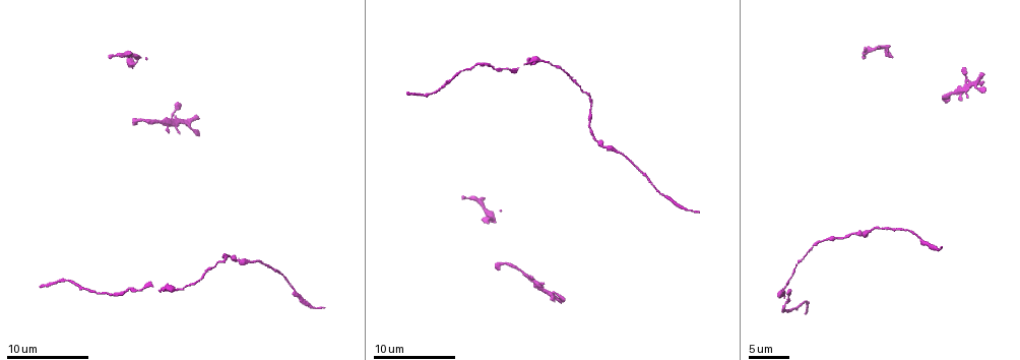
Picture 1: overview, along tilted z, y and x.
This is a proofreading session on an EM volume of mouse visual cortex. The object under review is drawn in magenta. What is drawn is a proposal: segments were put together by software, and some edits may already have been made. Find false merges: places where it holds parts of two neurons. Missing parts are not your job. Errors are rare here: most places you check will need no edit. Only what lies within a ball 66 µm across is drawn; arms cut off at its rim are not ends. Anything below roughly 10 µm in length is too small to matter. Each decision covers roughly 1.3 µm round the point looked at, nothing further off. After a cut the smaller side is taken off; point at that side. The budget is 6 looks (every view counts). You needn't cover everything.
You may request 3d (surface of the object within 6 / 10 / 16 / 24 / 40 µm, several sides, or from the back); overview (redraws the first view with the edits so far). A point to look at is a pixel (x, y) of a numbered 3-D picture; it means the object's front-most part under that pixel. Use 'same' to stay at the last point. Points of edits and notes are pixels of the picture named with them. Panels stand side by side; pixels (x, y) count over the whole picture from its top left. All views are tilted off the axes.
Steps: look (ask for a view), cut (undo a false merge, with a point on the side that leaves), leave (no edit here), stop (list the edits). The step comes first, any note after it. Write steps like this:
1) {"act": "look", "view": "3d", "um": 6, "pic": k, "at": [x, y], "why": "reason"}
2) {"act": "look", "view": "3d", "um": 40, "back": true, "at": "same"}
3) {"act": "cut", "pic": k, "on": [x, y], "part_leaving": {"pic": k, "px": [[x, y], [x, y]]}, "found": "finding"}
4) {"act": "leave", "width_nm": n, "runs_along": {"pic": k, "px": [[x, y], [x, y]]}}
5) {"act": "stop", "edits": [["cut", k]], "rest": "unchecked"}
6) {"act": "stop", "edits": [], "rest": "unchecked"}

{"act": "look", "view": "3d", "um": 6, "pic": 1, "at": [162, 289], "why": "thin neck"}

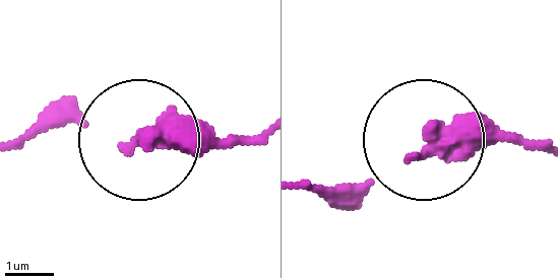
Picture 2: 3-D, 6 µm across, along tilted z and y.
{"act": "look", "view": "3d", "um": 6, "back": true, "pic": 2, "at": [417, 154]}

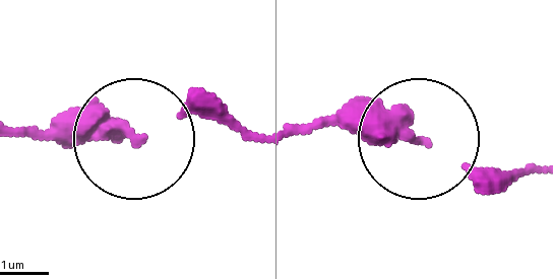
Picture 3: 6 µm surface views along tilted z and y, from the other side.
{"act": "leave", "runs_along": {"pic": 3, "px": [[294, 128], [378, 122], [509, 182]]}, "found": "one neuron here"}

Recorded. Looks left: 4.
{"act": "look", "view": "3d", "um": 10, "pic": 1, "at": [849, 233]}

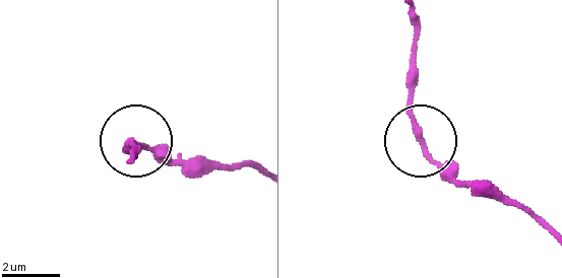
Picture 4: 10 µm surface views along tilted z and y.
{"act": "leave", "side_arm_um": 35, "runs_along": {"pic": 4, "px": [[422, 143], [408, 107], [408, 74]]}, "found": "continuous, no second neuron"}

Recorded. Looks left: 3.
{"act": "look", "view": "3d", "um": 10, "pic": 1, "at": [169, 132], "why": "calibre changes"}

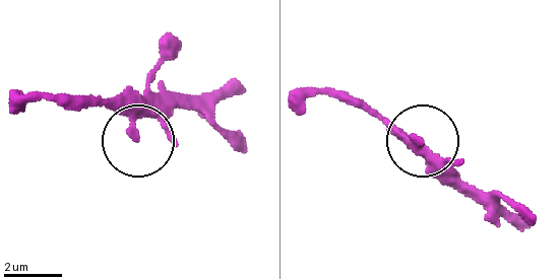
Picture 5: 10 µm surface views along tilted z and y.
{"act": "leave", "found": "all the same neuron"}

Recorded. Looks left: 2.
{"act": "stop", "edits": [], "rest": "unchecked"}

